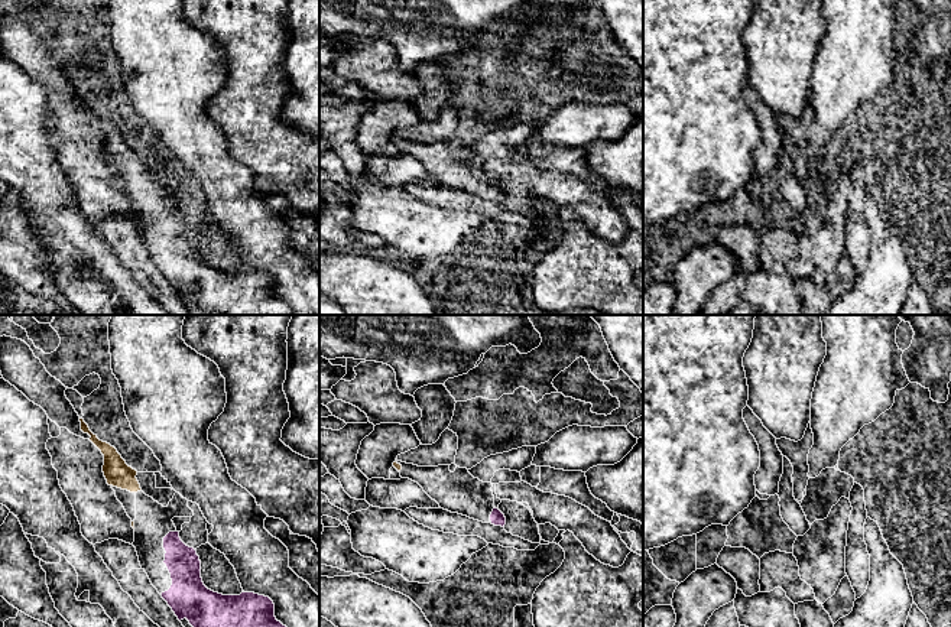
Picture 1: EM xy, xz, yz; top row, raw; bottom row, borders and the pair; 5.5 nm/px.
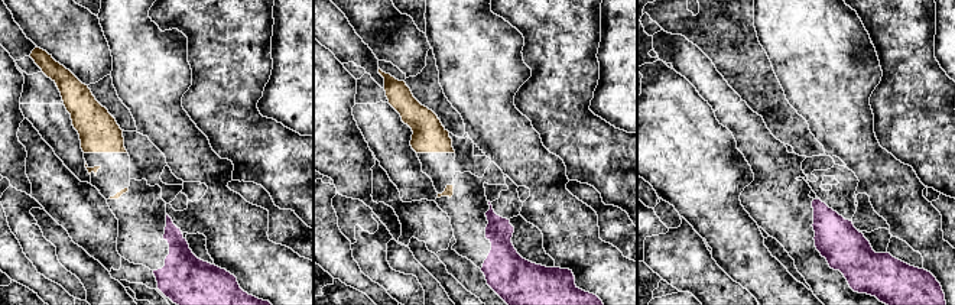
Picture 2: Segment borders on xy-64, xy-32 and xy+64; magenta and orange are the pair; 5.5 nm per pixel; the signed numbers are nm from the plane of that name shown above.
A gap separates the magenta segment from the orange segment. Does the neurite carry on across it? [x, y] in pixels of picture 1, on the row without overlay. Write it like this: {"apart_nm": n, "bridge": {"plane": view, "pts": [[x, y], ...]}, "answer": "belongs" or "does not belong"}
{"apart_nm": 180, "bridge": {"plane": "xy", "pts": [[164, 214], [133, 204]]}, "answer": "belongs"}

